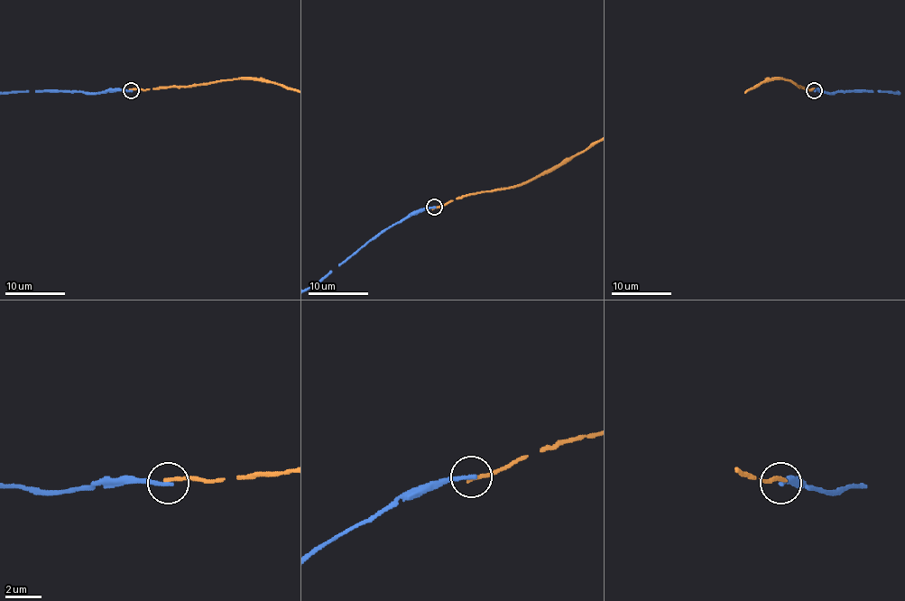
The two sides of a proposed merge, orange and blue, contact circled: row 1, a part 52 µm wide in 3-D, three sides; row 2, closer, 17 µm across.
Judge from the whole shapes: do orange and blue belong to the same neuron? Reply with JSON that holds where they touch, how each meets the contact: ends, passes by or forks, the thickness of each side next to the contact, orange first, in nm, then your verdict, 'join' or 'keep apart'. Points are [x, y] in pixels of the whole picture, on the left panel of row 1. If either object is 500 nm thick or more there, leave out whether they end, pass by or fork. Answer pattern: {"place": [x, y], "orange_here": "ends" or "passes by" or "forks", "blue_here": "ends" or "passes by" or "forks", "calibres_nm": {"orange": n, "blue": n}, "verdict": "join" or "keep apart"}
{"place": [131, 90], "orange_here": "ends", "blue_here": "ends", "calibres_nm": {"orange": 240, "blue": 240}, "verdict": "keep apart"}

